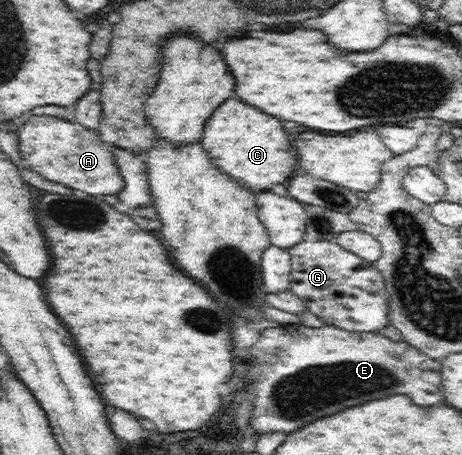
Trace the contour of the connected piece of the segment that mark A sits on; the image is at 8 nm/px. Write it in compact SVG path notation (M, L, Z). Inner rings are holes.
M32 117L20 129L20 151L22 157L40 165L44 179L64 183L72 189L86 191L90 195L116 195L124 189L124 179L114 163L114 147L102 143L98 135L84 125L56 119L56 117Z

